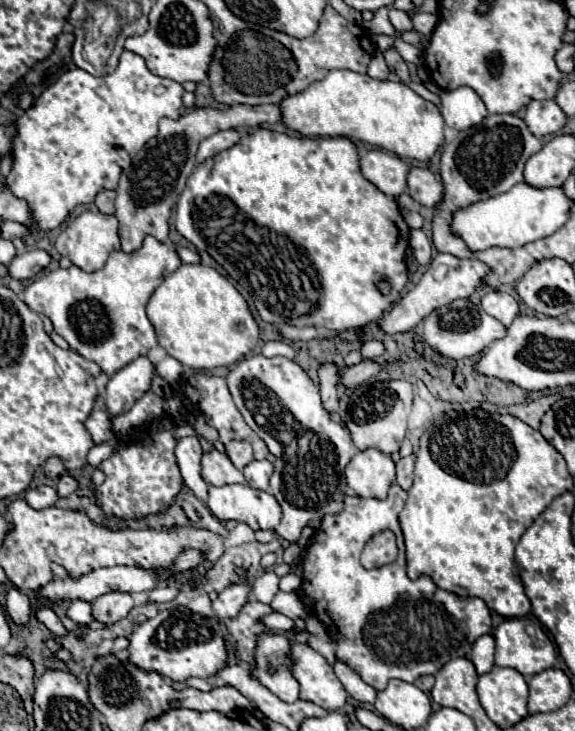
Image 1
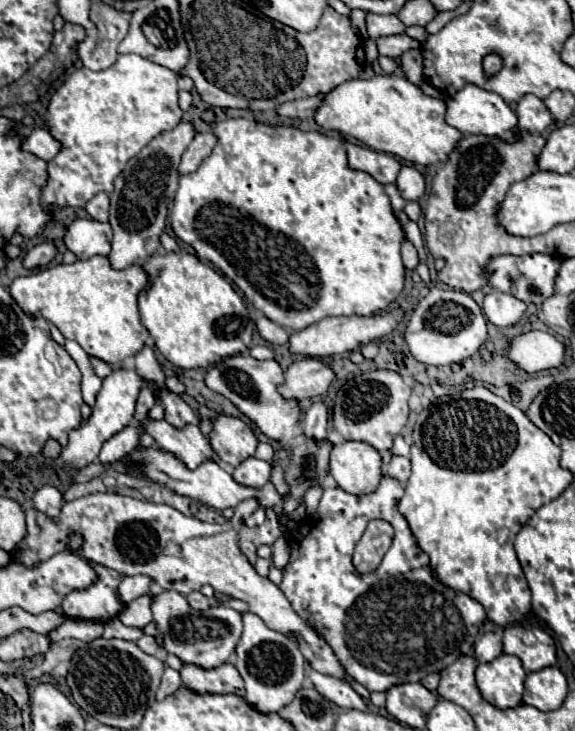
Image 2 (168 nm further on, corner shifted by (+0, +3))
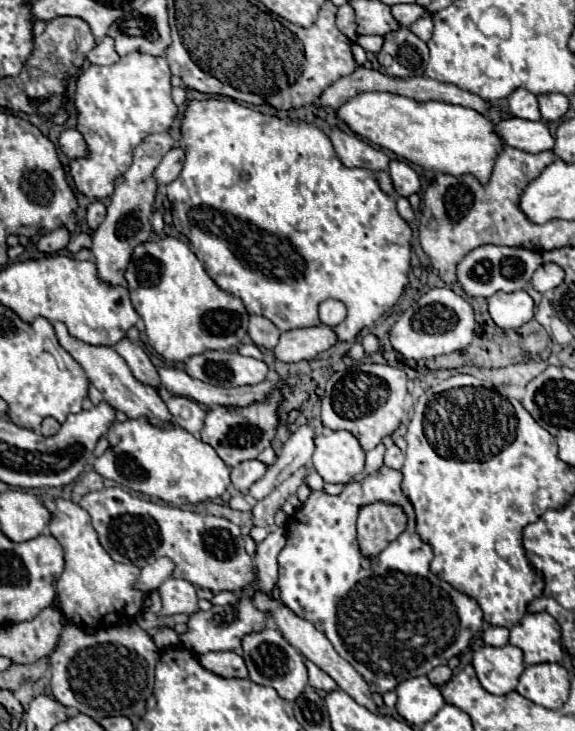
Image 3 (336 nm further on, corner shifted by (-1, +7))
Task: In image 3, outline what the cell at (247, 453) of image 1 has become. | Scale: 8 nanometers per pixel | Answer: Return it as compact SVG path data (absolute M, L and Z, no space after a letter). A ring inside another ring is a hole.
M286 379L284 387L274 389L264 401L250 403L246 407L222 407L222 405L218 405L218 407L208 409L204 429L202 429L202 441L208 443L228 467L236 467L238 463L242 463L246 459L256 459L258 453L262 453L266 447L270 447L270 443L276 435L276 425L278 425L276 409L280 407L286 393L292 391L292 387L294 387L294 383Z

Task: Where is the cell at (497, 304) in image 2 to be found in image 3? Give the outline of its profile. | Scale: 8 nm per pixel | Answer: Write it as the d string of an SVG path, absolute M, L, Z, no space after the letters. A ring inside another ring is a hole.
M526 291L502 293L488 299L490 317L502 329L518 329L534 317L534 301Z

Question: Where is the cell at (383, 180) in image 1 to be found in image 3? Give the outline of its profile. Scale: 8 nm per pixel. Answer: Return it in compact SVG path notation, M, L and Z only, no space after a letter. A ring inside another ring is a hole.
M332 127L330 141L334 145L338 159L346 167L364 167L370 171L388 171L390 159L386 157L386 153L372 147L370 143L362 141L360 137L356 137L352 133L344 133L338 127Z

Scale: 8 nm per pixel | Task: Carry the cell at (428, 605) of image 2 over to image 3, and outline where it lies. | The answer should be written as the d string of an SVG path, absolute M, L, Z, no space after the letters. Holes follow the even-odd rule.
M380 467L376 473L364 477L362 481L346 483L338 495L312 491L302 509L298 509L288 519L290 525L286 527L286 545L278 553L278 587L284 605L290 607L298 617L310 621L318 631L322 631L338 655L344 657L364 677L370 689L380 695L394 691L396 685L406 679L426 675L436 665L444 665L450 657L466 649L474 633L482 627L482 611L478 603L430 573L428 565L432 561L432 547L418 537L414 527L414 509L402 495L400 483L400 471ZM378 499L402 505L408 513L408 525L404 533L392 541L376 559L366 559L356 541L356 513L362 505L374 503Z

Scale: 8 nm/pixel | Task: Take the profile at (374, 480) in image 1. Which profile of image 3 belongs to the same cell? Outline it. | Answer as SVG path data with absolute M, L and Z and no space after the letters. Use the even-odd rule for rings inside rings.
M334 431L330 435L318 435L314 439L314 455L312 455L312 463L314 463L314 469L318 471L318 475L326 481L326 483L350 483L352 477L360 475L362 469L364 469L364 449L360 447L358 439L354 435L350 435L348 431Z

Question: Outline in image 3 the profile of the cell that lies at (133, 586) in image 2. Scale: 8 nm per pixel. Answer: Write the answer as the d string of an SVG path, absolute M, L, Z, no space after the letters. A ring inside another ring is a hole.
M166 557L156 559L156 563L146 565L142 569L136 587L142 589L142 591L154 591L154 589L160 587L162 581L166 581L172 575L172 571L174 571L174 561L172 559L166 559Z

